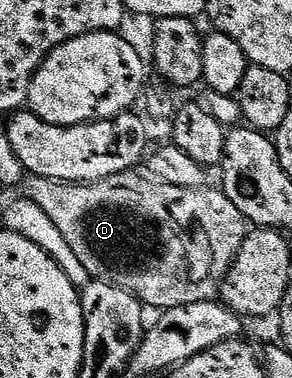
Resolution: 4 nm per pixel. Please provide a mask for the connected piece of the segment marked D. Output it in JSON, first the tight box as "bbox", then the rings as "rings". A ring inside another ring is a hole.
{"bbox":[23,170,247,310],"rings":[[[137,170],[120,172],[106,180],[95,180],[92,184],[68,184],[62,180],[26,175],[23,183],[23,191],[25,190],[23,196],[24,199],[35,202],[35,206],[43,206],[43,211],[50,216],[51,222],[55,222],[55,226],[63,233],[63,238],[67,238],[71,250],[75,250],[79,262],[83,262],[83,270],[87,270],[90,280],[119,286],[130,292],[136,300],[141,301],[142,305],[148,306],[150,309],[152,309],[151,307],[157,308],[156,310],[191,306],[195,302],[203,302],[204,300],[217,300],[221,291],[221,281],[229,272],[229,267],[233,265],[233,260],[239,254],[247,235],[247,221],[244,214],[239,210],[239,206],[235,206],[235,202],[231,202],[231,198],[225,196],[220,187],[180,188],[179,186],[163,184],[160,180],[152,179],[145,174],[140,176],[139,173],[140,171]]]}

